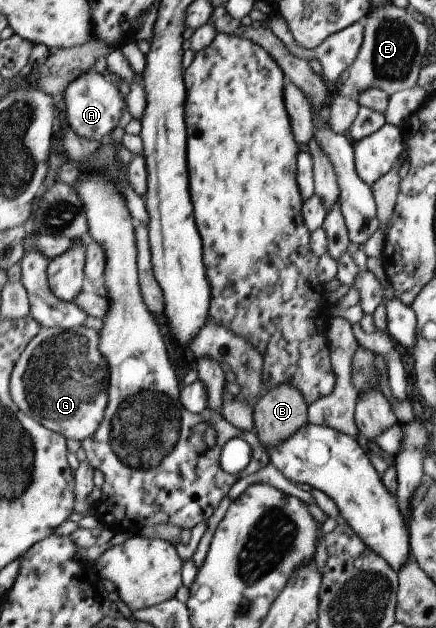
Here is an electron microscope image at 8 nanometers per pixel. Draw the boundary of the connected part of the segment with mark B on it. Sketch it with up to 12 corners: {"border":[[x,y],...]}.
{"border":[[293,386],[266,390],[253,410],[265,448],[307,423],[309,406]]}

